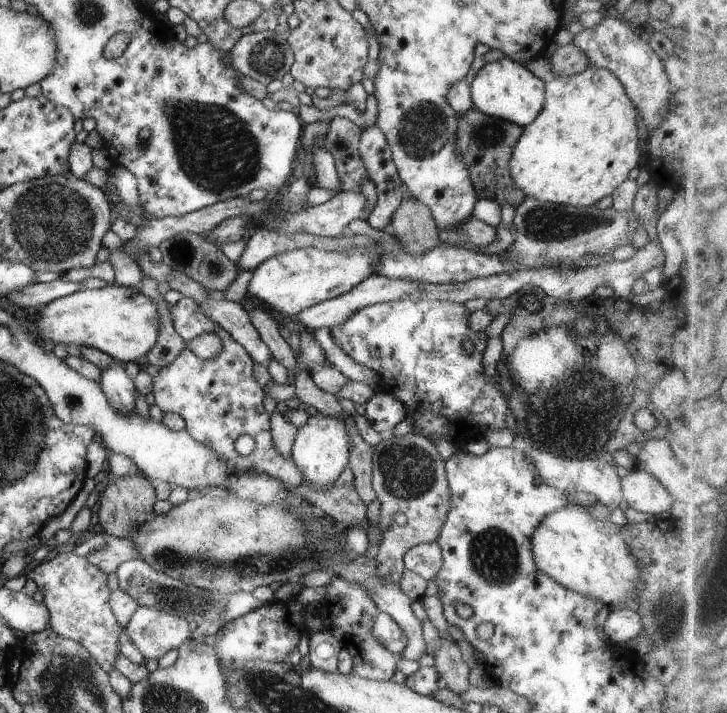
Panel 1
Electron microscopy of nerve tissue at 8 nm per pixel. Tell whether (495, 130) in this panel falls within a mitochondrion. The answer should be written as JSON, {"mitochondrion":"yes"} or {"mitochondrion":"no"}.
{"mitochondrion":"yes"}

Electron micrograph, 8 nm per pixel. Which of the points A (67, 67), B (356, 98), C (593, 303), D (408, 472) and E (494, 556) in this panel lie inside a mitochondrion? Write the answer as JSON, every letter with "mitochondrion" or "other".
{"A":"other","B":"other","C":"other","D":"mitochondrion","E":"mitochondrion"}

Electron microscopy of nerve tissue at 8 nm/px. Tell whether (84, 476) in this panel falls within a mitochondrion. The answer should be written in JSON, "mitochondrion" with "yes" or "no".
{"mitochondrion":"no"}

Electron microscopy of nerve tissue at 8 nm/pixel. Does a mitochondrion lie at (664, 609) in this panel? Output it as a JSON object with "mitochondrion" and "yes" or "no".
{"mitochondrion":"yes"}

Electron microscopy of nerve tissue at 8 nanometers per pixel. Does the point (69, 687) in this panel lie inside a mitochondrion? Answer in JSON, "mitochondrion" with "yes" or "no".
{"mitochondrion":"yes"}

